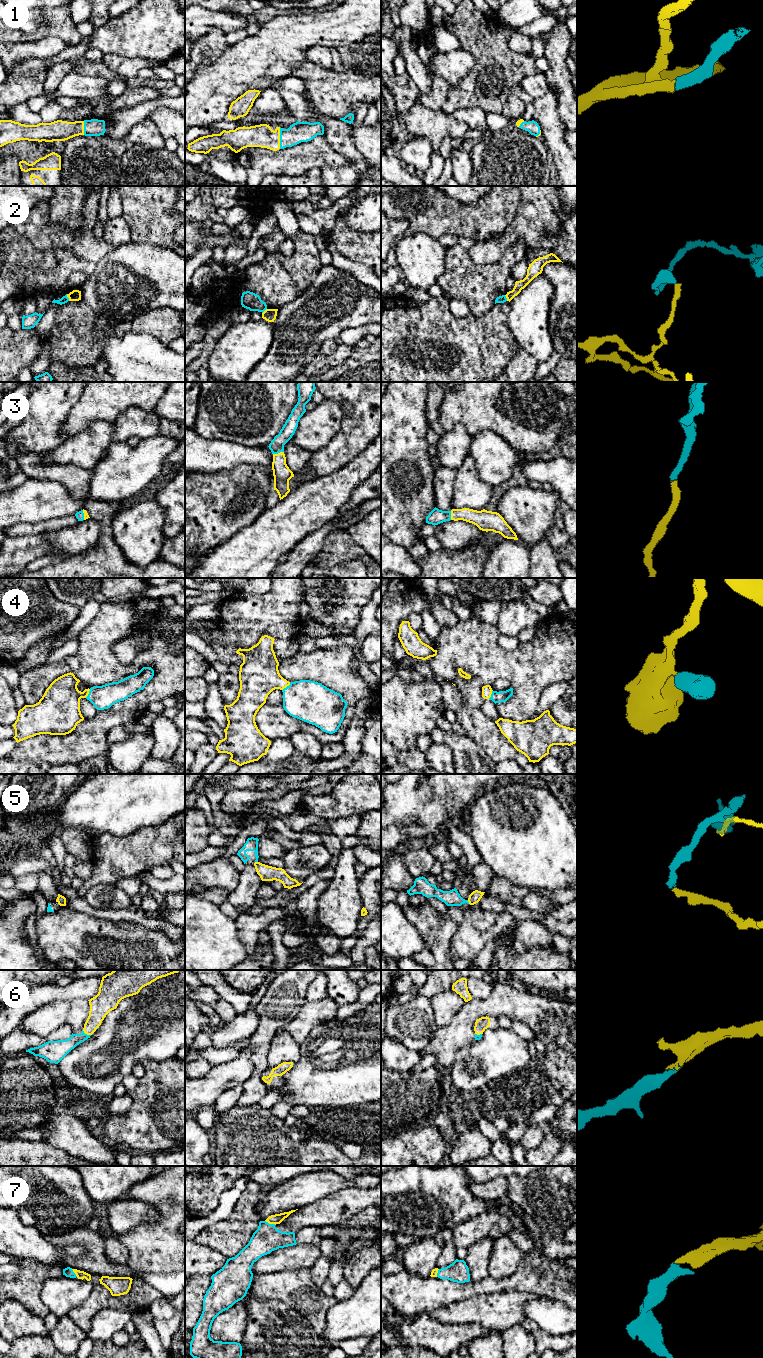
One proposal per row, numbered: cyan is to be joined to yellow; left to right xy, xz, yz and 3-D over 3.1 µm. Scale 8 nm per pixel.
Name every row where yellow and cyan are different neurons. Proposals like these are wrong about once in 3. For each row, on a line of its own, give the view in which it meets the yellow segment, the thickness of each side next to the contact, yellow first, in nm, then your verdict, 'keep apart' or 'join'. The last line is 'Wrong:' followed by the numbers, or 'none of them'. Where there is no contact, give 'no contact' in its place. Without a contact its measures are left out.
1: contact in xz; calibres 180 and 160 nm; join
2: contact in xy; calibres 90 and 60 nm; keep apart
3: contact in xz; calibres 150 and 120 nm; join
4: contact in xz; calibres 320 and 320 nm; join
5: contact in yz; calibres 90 and 130 nm; keep apart
6: contact in xy; calibres 170 and 140 nm; join
7: contact in xz; calibres 80 and 220 nm; join
Wrong: 2, 5

